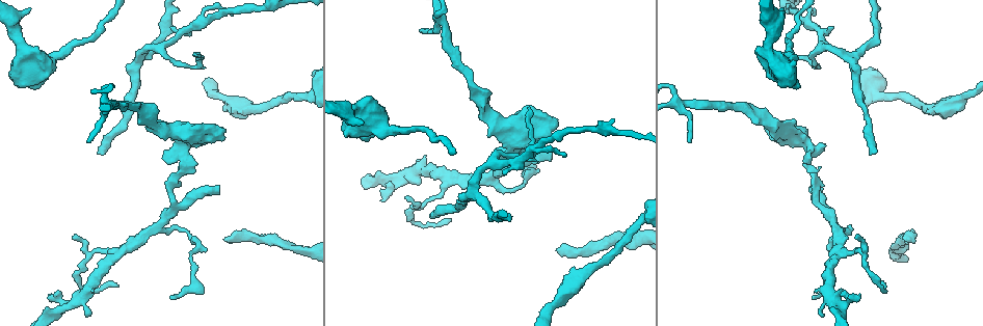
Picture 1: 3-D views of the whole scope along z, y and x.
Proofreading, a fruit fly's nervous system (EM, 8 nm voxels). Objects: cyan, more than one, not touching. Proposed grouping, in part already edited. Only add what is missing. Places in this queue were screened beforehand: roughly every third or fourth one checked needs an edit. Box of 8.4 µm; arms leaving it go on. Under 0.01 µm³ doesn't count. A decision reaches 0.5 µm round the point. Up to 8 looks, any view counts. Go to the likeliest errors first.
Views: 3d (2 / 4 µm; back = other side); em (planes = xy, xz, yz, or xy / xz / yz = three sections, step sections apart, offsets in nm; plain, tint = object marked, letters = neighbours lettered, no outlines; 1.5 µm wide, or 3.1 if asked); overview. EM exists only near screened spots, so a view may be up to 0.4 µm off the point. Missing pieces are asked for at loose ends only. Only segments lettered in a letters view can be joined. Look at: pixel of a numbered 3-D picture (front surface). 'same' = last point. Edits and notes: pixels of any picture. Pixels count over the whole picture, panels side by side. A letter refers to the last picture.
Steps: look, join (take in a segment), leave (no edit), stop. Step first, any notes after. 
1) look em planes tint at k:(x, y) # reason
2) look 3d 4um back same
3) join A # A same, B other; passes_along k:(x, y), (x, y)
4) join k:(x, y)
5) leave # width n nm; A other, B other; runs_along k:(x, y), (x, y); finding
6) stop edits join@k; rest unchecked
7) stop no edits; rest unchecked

look em xy step 4 tint at 1:(873, 151) # branch stops here

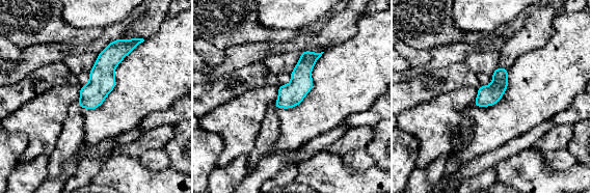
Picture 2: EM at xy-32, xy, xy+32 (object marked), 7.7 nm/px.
look em planes letters same # cut it another way

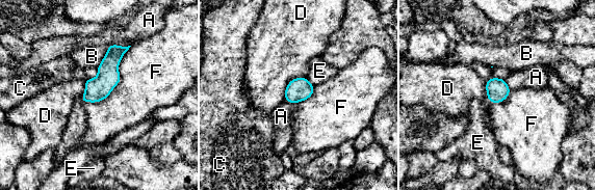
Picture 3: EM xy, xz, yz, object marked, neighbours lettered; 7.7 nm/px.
leave # width 180 nm; A other, B other, C other, D other, E other, F other; border 3:(131, 46), (120, 82), (82, 102); no lettered segment goes on from it

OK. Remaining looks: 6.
look em planes tint at 1:(228, 241) # free end

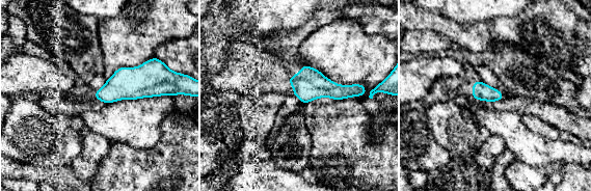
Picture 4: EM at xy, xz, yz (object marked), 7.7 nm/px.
look em planes letters same # see the neighbours

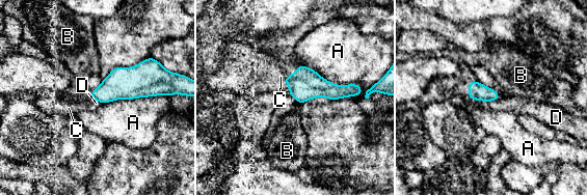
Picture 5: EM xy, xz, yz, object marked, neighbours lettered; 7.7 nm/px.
leave # width 140 nm; longest_contact A 550 nm; A other, B other, C other, D other; none of them fits

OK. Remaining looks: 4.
look em xz step 4 letters at 1:(810, 186) # branch stops here

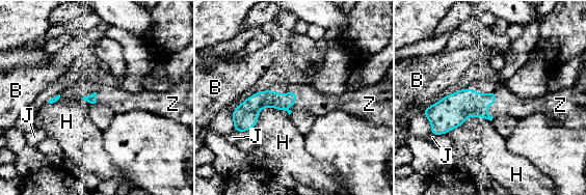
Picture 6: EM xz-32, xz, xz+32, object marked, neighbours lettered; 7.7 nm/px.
join Z # B other, H other, J other, Z same; it goes on there

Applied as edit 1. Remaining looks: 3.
stop edits join@6; rest unchecked

